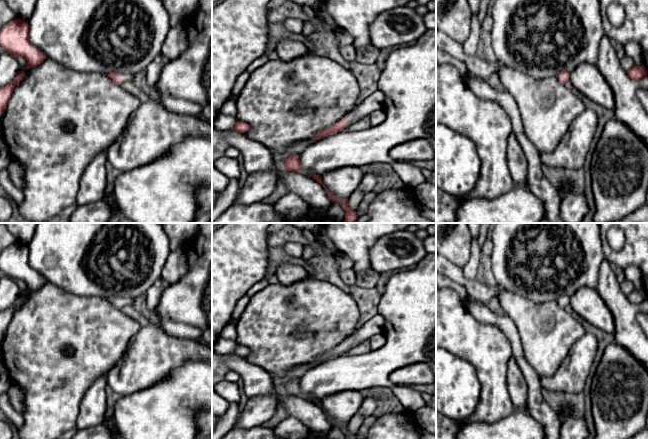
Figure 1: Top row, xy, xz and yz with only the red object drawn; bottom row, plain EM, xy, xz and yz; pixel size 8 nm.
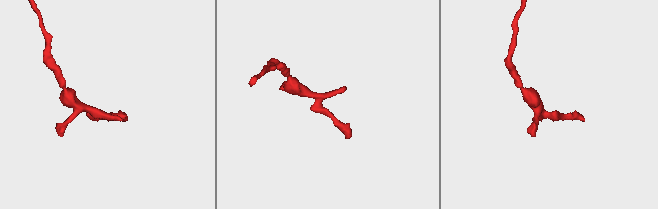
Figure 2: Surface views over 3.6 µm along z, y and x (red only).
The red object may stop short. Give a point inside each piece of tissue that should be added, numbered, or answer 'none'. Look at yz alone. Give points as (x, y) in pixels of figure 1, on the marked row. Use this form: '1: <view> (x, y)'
none

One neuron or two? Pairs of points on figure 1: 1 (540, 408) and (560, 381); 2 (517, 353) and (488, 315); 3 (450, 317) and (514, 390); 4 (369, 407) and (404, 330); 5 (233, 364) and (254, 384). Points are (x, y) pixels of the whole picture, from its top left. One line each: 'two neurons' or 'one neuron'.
1: two neurons
2: one neuron
3: two neurons
4: two neurons
5: one neuron

